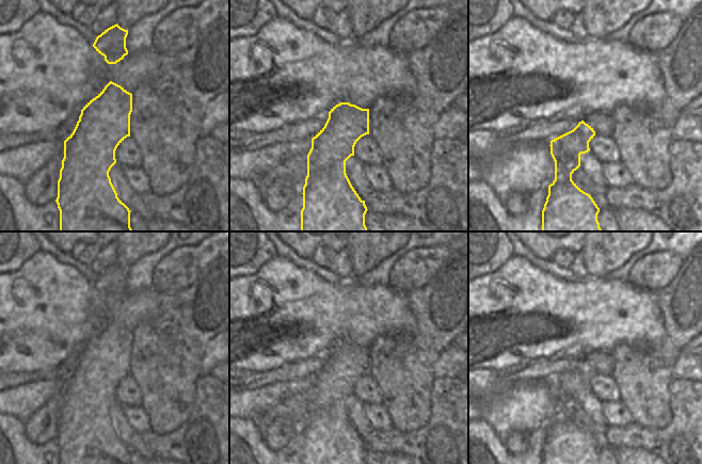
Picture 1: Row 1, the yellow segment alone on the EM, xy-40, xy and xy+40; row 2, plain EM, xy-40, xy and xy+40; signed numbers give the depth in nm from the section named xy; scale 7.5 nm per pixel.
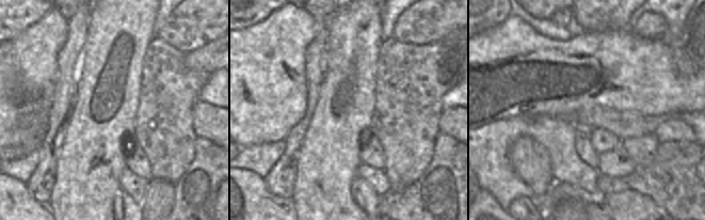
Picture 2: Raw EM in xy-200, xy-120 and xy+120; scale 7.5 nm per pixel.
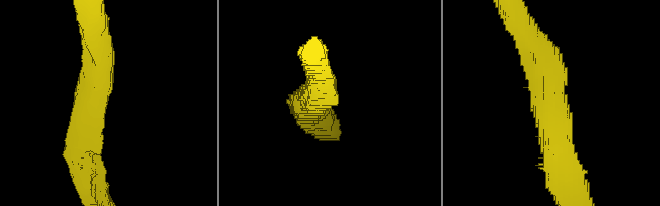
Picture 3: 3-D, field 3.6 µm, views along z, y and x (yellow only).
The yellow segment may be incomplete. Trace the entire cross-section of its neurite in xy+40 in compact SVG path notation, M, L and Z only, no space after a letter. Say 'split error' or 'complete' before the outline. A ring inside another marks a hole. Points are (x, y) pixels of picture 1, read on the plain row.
complete; M581 359L573 369L551 380L555 419L548 425L542 464L600 464L600 447L572 419L572 413L580 405L580 394L590 390L589 381L594 374L593 367Z

